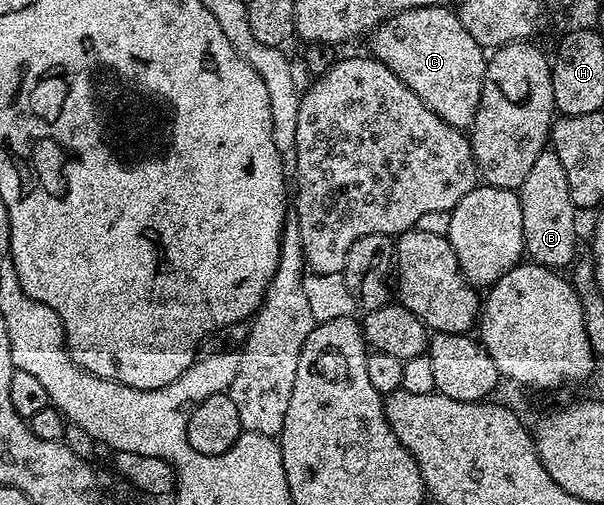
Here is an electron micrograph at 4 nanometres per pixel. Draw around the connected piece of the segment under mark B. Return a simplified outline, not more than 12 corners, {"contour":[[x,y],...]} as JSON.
{"contour":[[552,149],[519,194],[525,255],[568,268],[579,211]]}

